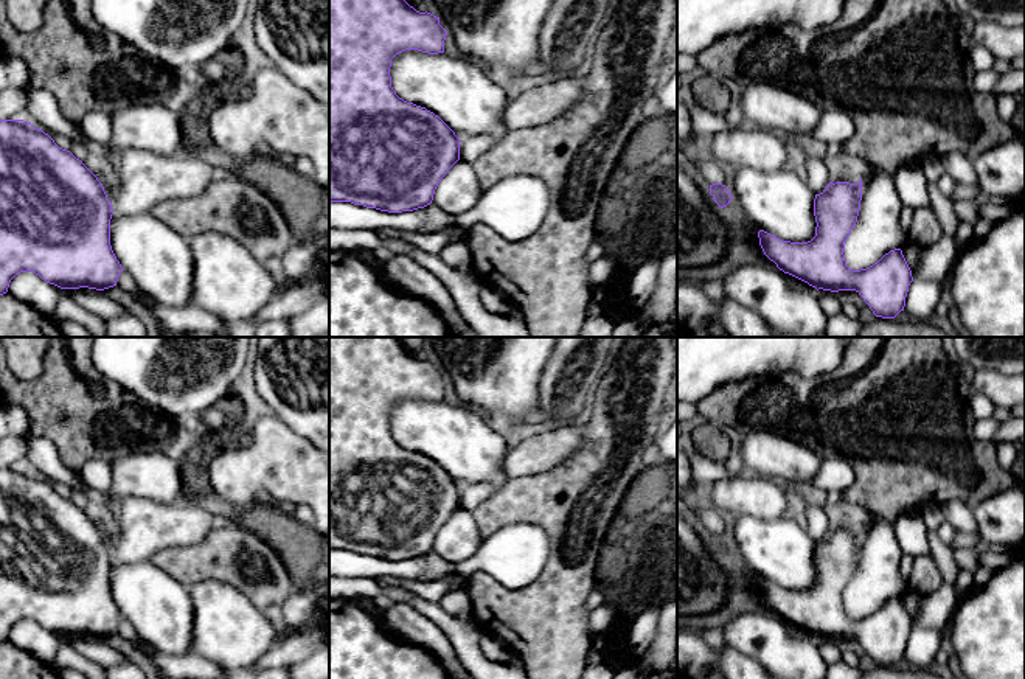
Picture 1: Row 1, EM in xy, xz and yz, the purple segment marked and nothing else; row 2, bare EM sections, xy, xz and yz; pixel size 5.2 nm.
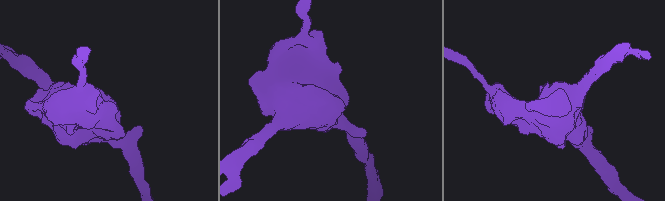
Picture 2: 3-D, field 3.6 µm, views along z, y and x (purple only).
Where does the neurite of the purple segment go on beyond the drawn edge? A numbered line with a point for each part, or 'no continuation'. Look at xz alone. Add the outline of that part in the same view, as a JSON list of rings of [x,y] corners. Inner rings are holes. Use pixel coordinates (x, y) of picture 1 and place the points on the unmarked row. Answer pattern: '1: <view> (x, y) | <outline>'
no continuation

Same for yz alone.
no continuation

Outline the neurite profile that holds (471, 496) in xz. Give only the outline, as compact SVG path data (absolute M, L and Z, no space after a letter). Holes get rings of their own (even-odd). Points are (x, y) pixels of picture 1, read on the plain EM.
M477 483L460 489L460 508L472 511L491 499L503 483Z

